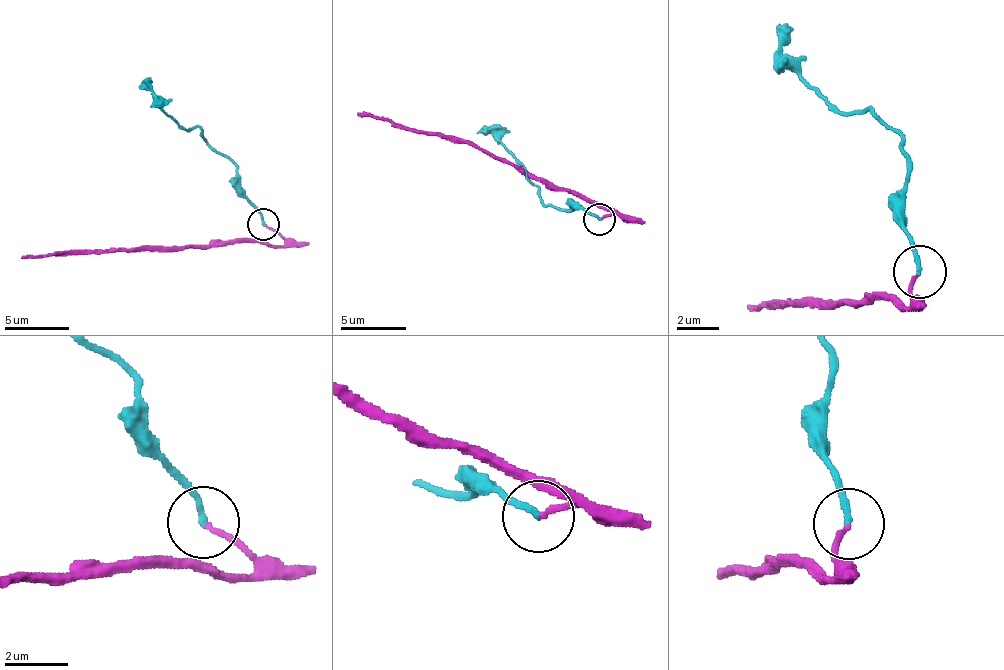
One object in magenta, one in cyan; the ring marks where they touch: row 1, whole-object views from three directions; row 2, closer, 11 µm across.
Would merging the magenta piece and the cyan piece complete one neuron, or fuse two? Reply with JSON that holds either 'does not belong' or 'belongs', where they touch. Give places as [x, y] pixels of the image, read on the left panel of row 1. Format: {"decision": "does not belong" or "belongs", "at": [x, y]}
{"decision": "belongs", "at": [263, 224]}

